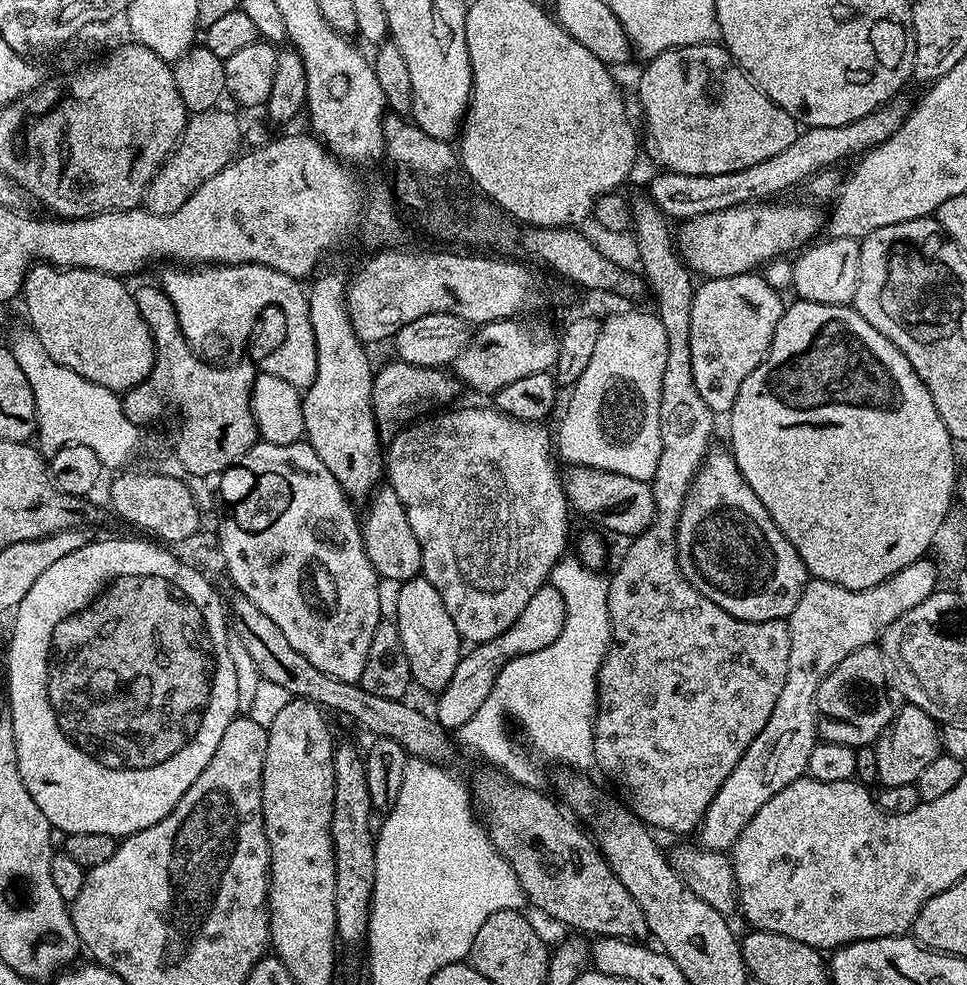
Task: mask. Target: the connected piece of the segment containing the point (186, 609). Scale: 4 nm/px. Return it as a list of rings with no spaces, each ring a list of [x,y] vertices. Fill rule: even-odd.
[[[148,538],[143,539],[93,539],[86,546],[82,546],[82,550],[74,550],[74,554],[66,554],[66,558],[62,558],[59,562],[54,562],[54,566],[50,566],[50,570],[46,570],[40,575],[38,582],[34,582],[34,586],[30,586],[29,592],[26,593],[26,598],[22,598],[22,602],[14,609],[16,621],[12,624],[12,637],[8,640],[8,708],[6,708],[6,712],[7,715],[11,716],[12,725],[14,726],[18,770],[22,774],[22,782],[26,782],[26,790],[30,790],[30,798],[34,798],[34,802],[38,802],[38,810],[42,810],[42,814],[46,814],[46,818],[52,824],[53,829],[60,831],[61,828],[61,833],[64,834],[70,832],[74,834],[110,834],[117,838],[123,838],[146,830],[150,826],[157,824],[162,818],[166,818],[166,814],[170,814],[174,810],[174,806],[178,806],[182,794],[186,794],[186,790],[190,790],[190,786],[194,786],[198,774],[202,774],[202,770],[206,770],[210,758],[214,758],[214,750],[218,750],[218,742],[222,742],[222,734],[226,734],[226,726],[230,726],[230,722],[236,719],[241,711],[240,703],[238,702],[238,674],[234,674],[234,662],[230,658],[230,646],[228,645],[230,616],[226,611],[226,604],[220,601],[220,596],[216,593],[215,586],[194,565],[187,564],[184,560],[179,560],[174,553],[167,552],[164,548],[159,548],[159,546],[164,547],[159,543]]]

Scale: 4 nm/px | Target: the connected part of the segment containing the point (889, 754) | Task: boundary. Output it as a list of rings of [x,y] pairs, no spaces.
[[[907,702],[896,709],[896,716],[884,727],[884,732],[874,745],[878,758],[877,778],[883,787],[915,784],[916,779],[942,755],[942,732],[938,722],[926,710]]]

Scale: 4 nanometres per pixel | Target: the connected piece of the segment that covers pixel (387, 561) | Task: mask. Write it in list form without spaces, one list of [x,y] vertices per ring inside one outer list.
[[[380,486],[372,493],[366,507],[368,513],[362,516],[364,549],[377,577],[395,582],[417,579],[422,572],[422,550],[418,538],[414,538],[414,530],[410,530],[410,518],[406,518],[402,498],[394,494],[391,486]]]

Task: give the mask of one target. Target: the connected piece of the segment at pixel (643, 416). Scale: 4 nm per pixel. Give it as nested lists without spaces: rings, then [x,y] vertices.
[[[600,344],[594,346],[596,360],[590,360],[590,366],[586,366],[582,378],[571,385],[572,397],[568,400],[568,409],[560,420],[560,436],[558,432],[558,456],[561,461],[582,468],[601,468],[618,474],[626,474],[626,478],[638,478],[639,480],[651,481],[658,465],[659,455],[662,454],[661,431],[659,430],[659,398],[662,395],[662,373],[660,372],[660,344]]]

